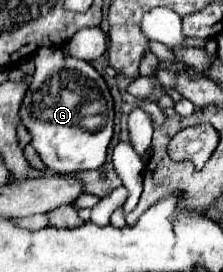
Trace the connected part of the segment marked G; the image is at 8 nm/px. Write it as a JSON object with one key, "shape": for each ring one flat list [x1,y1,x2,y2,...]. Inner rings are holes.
{"shape":[[38,47,34,55,36,73,30,77,30,87,20,107,20,117,32,135,32,145,40,153,44,165,54,173,78,173,100,169,106,163,108,145,114,135,114,101,102,75,86,61,62,57,58,47]]}

